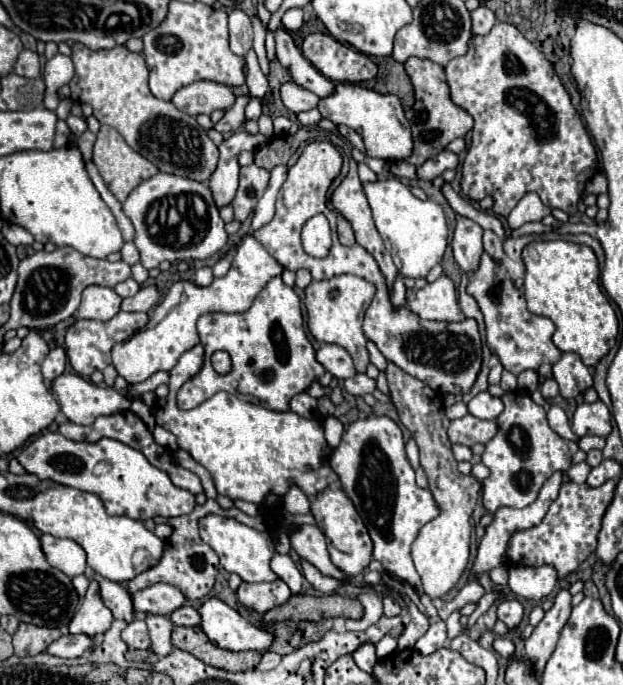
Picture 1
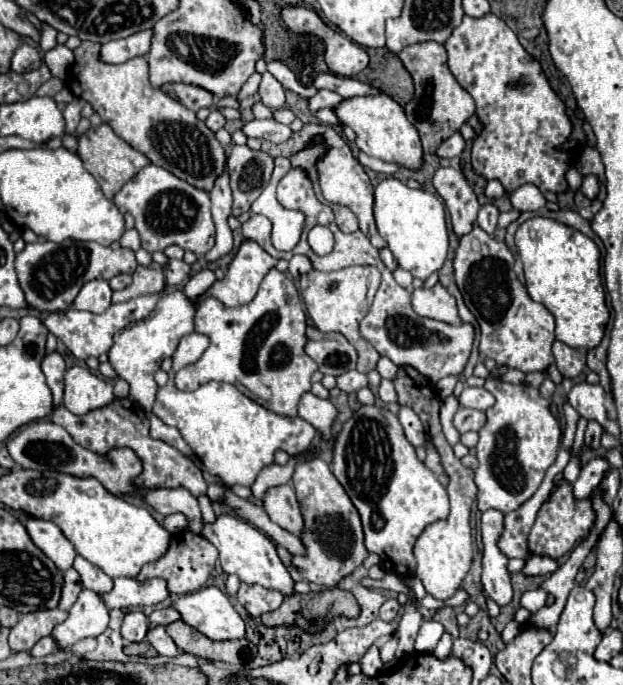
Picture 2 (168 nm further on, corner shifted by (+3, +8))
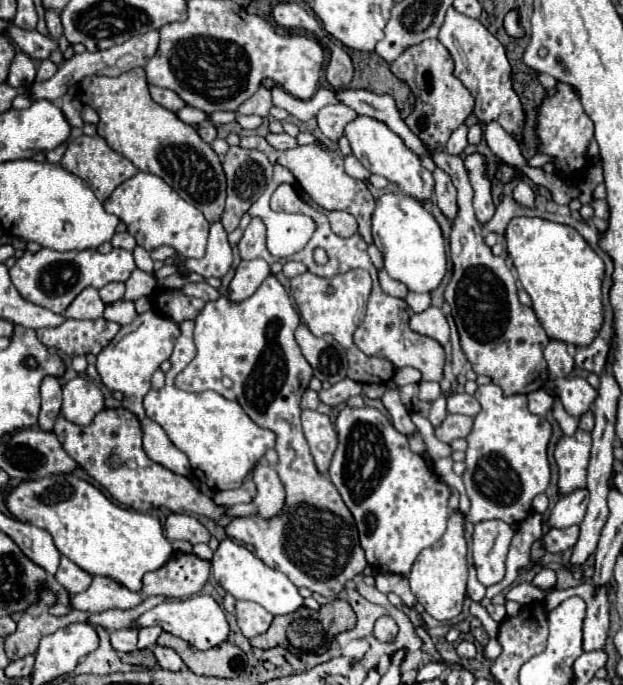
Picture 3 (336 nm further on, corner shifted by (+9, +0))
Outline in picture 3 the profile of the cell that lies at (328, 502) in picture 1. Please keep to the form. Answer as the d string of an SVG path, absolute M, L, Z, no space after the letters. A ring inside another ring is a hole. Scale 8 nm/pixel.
M268 275L258 291L242 303L232 303L226 295L208 301L196 317L194 343L198 355L178 373L176 387L192 393L212 389L226 399L234 399L254 423L276 433L276 451L280 457L276 471L286 487L286 505L278 517L268 521L256 515L234 519L226 527L226 535L244 545L252 545L258 559L286 573L296 587L306 587L334 599L346 581L362 573L366 559L358 543L352 513L328 475L316 469L302 435L300 401L308 389L312 367L294 339L298 325L300 315L274 275ZM224 377L232 379L232 387L222 385Z

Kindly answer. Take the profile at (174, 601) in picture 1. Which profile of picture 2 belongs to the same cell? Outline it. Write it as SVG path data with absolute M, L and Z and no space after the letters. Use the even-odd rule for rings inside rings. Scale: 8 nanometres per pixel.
M116 577L114 587L108 593L100 593L100 599L106 603L108 609L156 605L166 597L168 597L168 589L162 579L138 581L130 577Z

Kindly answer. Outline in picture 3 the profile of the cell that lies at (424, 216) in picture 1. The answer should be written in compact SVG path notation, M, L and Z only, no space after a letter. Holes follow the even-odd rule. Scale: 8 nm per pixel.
M384 193L378 197L376 211L372 215L372 235L380 243L384 269L392 279L402 281L416 293L430 293L440 285L446 273L444 237L440 225L420 201L404 193Z

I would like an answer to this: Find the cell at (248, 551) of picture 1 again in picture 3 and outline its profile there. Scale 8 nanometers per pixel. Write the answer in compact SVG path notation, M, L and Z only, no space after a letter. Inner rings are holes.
M224 537L220 541L220 545L218 545L218 549L214 551L212 573L214 573L214 579L218 581L218 585L224 587L224 591L232 593L236 599L254 601L254 603L262 605L266 611L270 611L272 615L294 613L302 605L302 601L304 601L300 597L296 585L284 573L278 573L278 571L270 569L248 547L236 543L230 537Z

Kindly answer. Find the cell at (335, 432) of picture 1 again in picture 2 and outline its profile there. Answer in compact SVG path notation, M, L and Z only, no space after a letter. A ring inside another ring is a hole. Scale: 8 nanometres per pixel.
M290 459L286 465L276 465L276 463L272 463L272 465L264 467L264 469L258 473L256 481L250 485L252 495L254 495L256 499L262 499L262 497L264 497L264 491L266 491L268 487L288 483L288 481L292 479L292 473L294 473L296 463L298 463L298 459Z

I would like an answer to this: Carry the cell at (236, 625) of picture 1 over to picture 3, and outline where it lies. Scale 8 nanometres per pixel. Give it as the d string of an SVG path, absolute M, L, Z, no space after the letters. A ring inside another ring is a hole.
M194 595L188 599L168 599L164 603L156 605L154 609L146 611L138 619L138 625L140 627L160 625L164 631L188 641L196 649L212 649L218 643L224 643L230 635L230 625L226 621L224 609L210 595Z

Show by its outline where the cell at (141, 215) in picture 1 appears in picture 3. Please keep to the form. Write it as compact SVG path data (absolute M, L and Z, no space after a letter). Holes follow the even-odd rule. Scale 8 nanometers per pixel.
M138 171L132 179L118 185L114 193L104 201L104 209L114 213L126 223L128 233L136 237L138 245L146 251L154 251L162 245L170 245L182 257L202 257L206 249L210 223L194 205L186 203L170 185L154 173Z

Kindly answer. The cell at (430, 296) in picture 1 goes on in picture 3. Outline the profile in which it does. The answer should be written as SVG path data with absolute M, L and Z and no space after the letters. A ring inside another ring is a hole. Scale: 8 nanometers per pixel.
M428 307L422 313L416 313L410 317L410 327L412 331L436 339L440 345L450 343L450 331L448 331L448 321L444 313L438 307Z

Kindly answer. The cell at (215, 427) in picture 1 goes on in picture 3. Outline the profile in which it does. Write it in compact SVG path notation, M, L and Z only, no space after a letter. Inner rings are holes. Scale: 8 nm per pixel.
M194 321L180 323L182 335L174 345L170 357L170 371L166 373L166 385L160 391L150 391L144 397L144 409L150 419L154 419L170 437L170 441L188 455L192 473L212 491L240 487L246 475L256 467L268 449L274 447L276 435L270 429L258 427L244 409L216 391L186 393L174 387L174 377L196 357L196 347L192 341Z

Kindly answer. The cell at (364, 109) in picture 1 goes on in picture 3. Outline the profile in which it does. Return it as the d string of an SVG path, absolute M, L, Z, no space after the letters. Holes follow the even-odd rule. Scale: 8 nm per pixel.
M358 115L346 125L346 139L350 141L352 153L360 159L360 163L366 169L370 169L370 173L386 177L390 183L398 185L402 193L418 201L426 201L432 197L434 193L432 173L422 167L420 157L414 155L414 151L410 151L402 143L402 139L398 139L398 135L394 135L390 127L386 127L386 123L378 123L378 119L370 119L368 115Z

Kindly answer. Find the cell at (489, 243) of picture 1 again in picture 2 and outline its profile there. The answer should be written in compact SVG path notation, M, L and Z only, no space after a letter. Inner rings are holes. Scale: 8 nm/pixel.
M486 203L486 205L482 205L480 211L478 211L478 225L480 225L488 235L494 235L498 215L500 215L500 211L498 211L492 203Z

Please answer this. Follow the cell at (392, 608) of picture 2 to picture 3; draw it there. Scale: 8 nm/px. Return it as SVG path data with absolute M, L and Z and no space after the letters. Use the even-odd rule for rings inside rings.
M384 615L374 625L374 637L378 641L394 641L396 633L398 633L398 625L396 625L396 621L390 615Z

